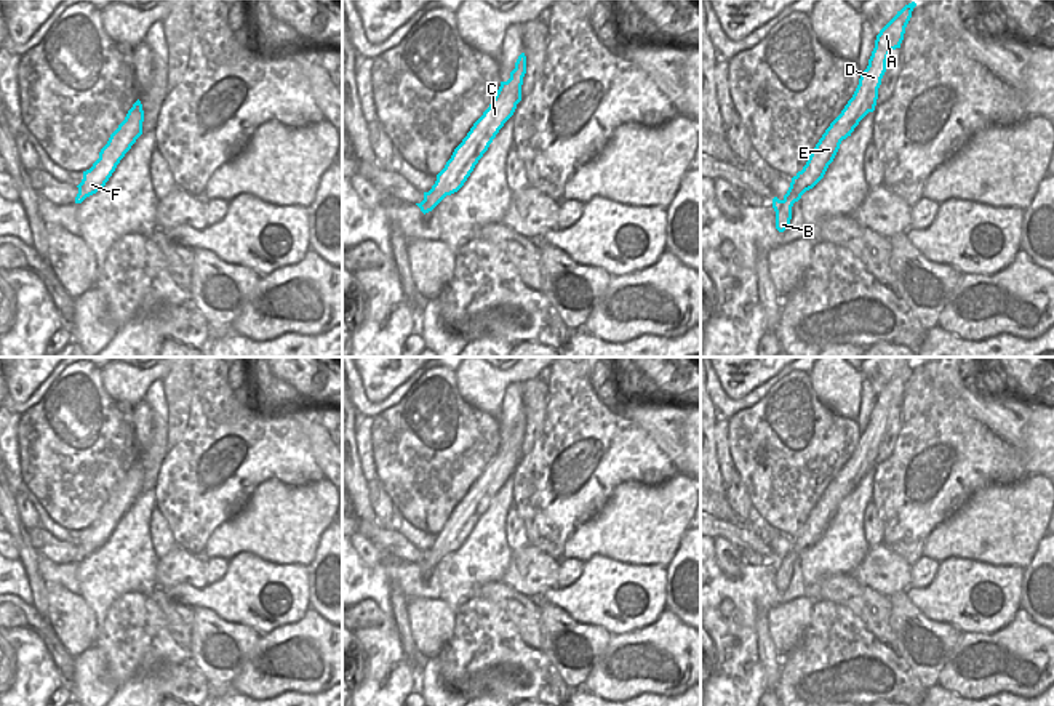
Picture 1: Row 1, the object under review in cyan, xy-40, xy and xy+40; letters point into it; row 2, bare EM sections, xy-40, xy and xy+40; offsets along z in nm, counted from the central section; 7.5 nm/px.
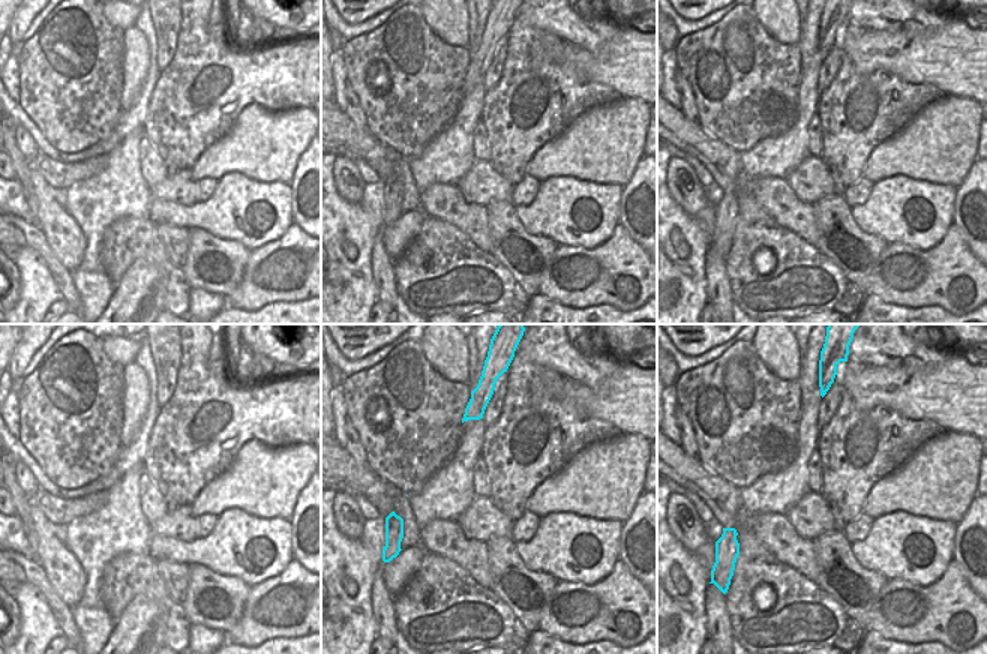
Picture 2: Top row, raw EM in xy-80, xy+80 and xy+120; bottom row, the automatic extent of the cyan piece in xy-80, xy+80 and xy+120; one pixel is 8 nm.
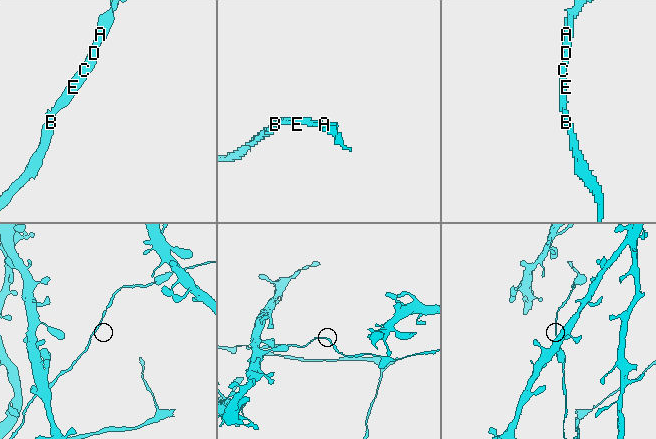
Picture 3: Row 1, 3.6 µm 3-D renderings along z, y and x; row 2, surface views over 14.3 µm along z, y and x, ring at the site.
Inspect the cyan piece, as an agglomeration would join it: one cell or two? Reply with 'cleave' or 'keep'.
keep

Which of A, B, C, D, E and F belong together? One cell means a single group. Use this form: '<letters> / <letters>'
A B C D E F

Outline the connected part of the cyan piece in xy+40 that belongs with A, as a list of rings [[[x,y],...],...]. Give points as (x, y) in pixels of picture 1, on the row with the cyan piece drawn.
[[[915,2],[905,5],[897,14],[880,30],[875,40],[875,48],[868,59],[868,66],[860,72],[859,85],[848,101],[841,114],[830,123],[816,147],[812,149],[806,165],[798,171],[790,183],[790,187],[782,200],[773,199],[776,211],[776,229],[784,232],[792,219],[792,207],[801,195],[812,189],[825,174],[833,162],[843,139],[851,136],[859,122],[875,110],[878,88],[886,72],[886,61],[892,50],[900,48],[905,27],[912,18]]]

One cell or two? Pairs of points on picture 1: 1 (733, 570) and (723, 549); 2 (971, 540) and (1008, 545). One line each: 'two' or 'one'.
1: one
2: one

